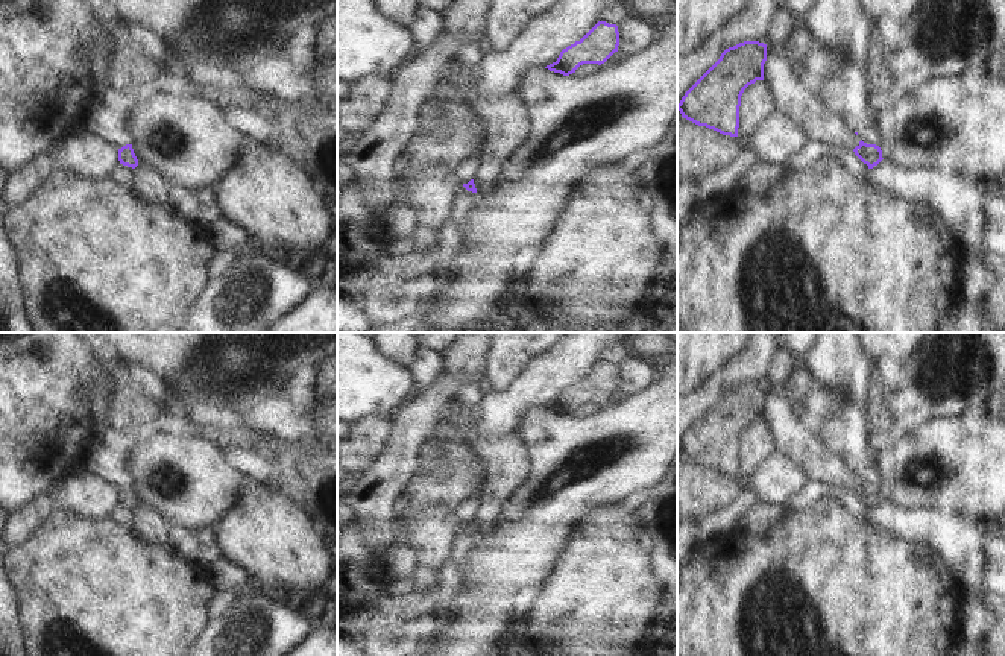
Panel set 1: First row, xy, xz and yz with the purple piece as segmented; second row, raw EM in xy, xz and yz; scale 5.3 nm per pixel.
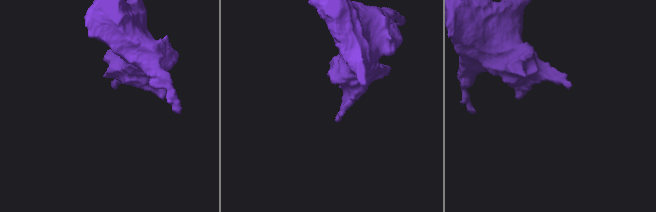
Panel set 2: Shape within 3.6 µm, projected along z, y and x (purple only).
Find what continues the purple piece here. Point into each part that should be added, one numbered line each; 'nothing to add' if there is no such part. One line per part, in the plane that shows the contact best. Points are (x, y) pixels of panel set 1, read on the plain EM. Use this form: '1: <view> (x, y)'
nothing to add.

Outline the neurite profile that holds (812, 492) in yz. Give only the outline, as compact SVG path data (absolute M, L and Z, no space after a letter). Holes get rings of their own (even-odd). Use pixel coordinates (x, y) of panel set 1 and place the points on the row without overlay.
M809 481L786 504L792 512L799 512L815 506L824 498L840 501L853 518L862 518L902 539L922 542L931 547L969 592L978 595L997 594L1005 600L1005 539L994 536L987 524L970 521L961 515L952 515L940 509L906 510L887 500L882 500L877 506L870 509L853 490L829 486L821 481Z

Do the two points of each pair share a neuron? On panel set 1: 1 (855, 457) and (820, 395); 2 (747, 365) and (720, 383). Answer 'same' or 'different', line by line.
1: same
2: same

